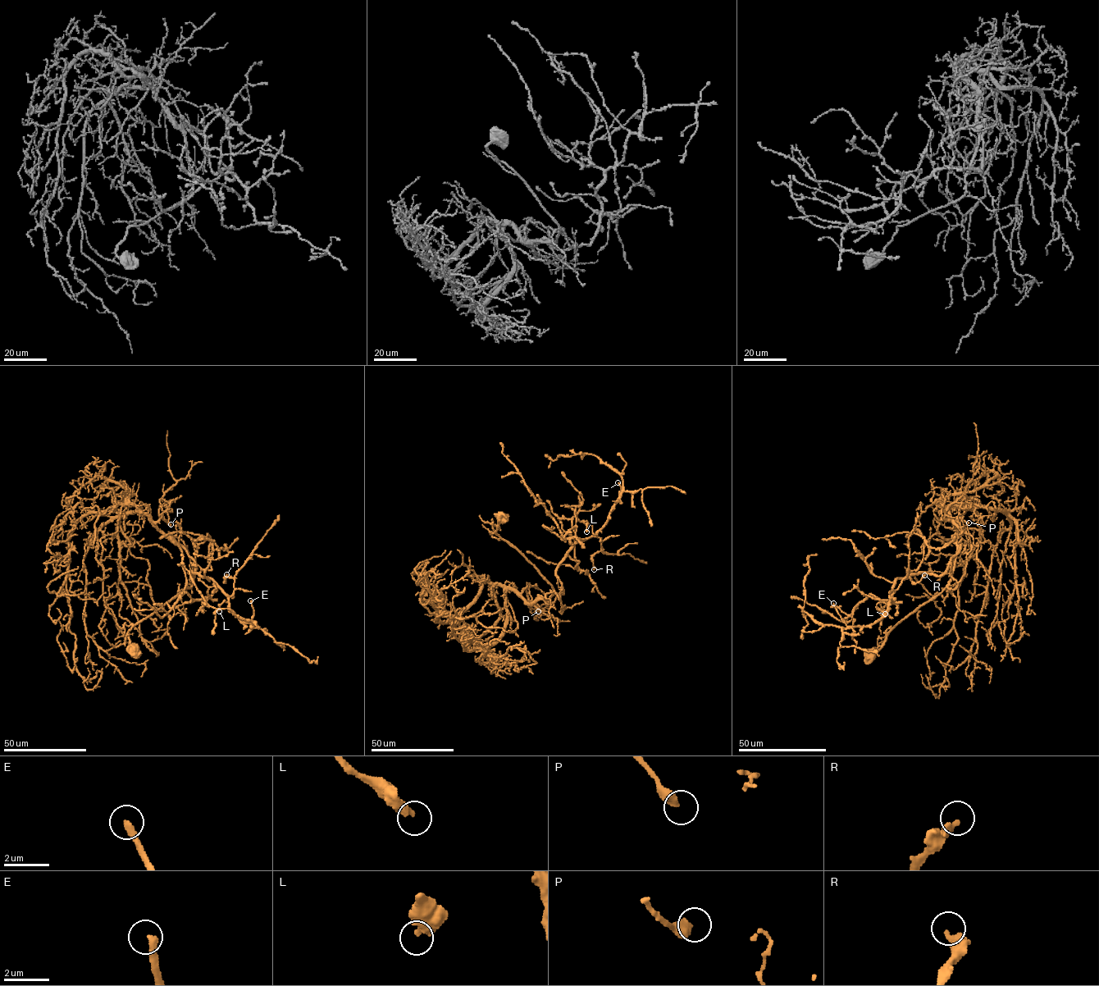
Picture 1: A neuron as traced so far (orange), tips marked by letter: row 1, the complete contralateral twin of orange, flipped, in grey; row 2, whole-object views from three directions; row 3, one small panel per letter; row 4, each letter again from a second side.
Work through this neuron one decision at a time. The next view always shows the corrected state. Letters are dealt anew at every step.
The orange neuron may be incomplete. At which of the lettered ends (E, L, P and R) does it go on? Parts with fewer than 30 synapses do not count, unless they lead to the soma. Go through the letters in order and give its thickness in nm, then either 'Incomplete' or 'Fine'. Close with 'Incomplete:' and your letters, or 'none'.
E: Thickness 260 nm. Incomplete
L: Thickness 400 nm. Fine
P: Thickness 480 nm. Fine
R: Thickness 320 nm. Fine
Incomplete: E

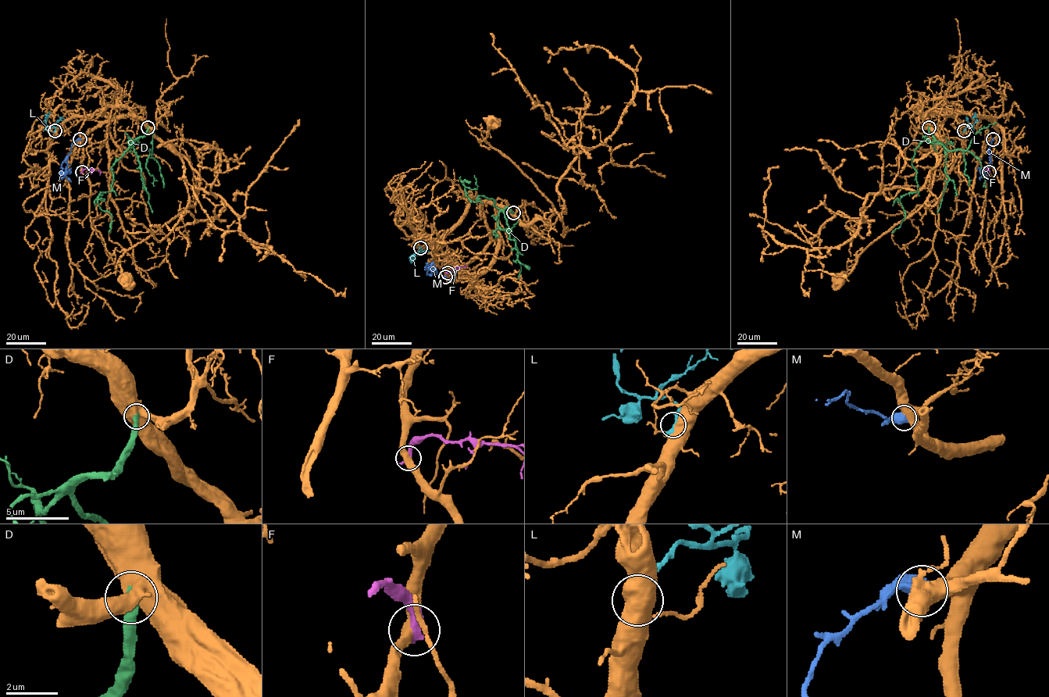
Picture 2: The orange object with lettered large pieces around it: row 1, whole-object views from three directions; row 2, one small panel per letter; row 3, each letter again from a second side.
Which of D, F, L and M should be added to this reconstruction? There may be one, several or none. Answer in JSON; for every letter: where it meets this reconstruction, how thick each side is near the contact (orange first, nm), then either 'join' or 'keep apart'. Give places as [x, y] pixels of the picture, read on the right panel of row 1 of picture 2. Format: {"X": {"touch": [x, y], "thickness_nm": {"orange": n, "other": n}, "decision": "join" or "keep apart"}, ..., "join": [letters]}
{"D": {"touch": [929, 127], "thickness_nm": {"orange": 550, "other": 480}, "decision": "join"}, "F": {"touch": [989, 172], "thickness_nm": {"orange": 440, "other": 440}, "decision": "keep apart"}, "L": {"touch": [964, 130], "thickness_nm": {"orange": 600, "other": 320}, "decision": "keep apart"}, "M": {"touch": [993, 139], "thickness_nm": {"orange": 440, "other": 700}, "decision": "keep apart"}, "join": ["D"]}

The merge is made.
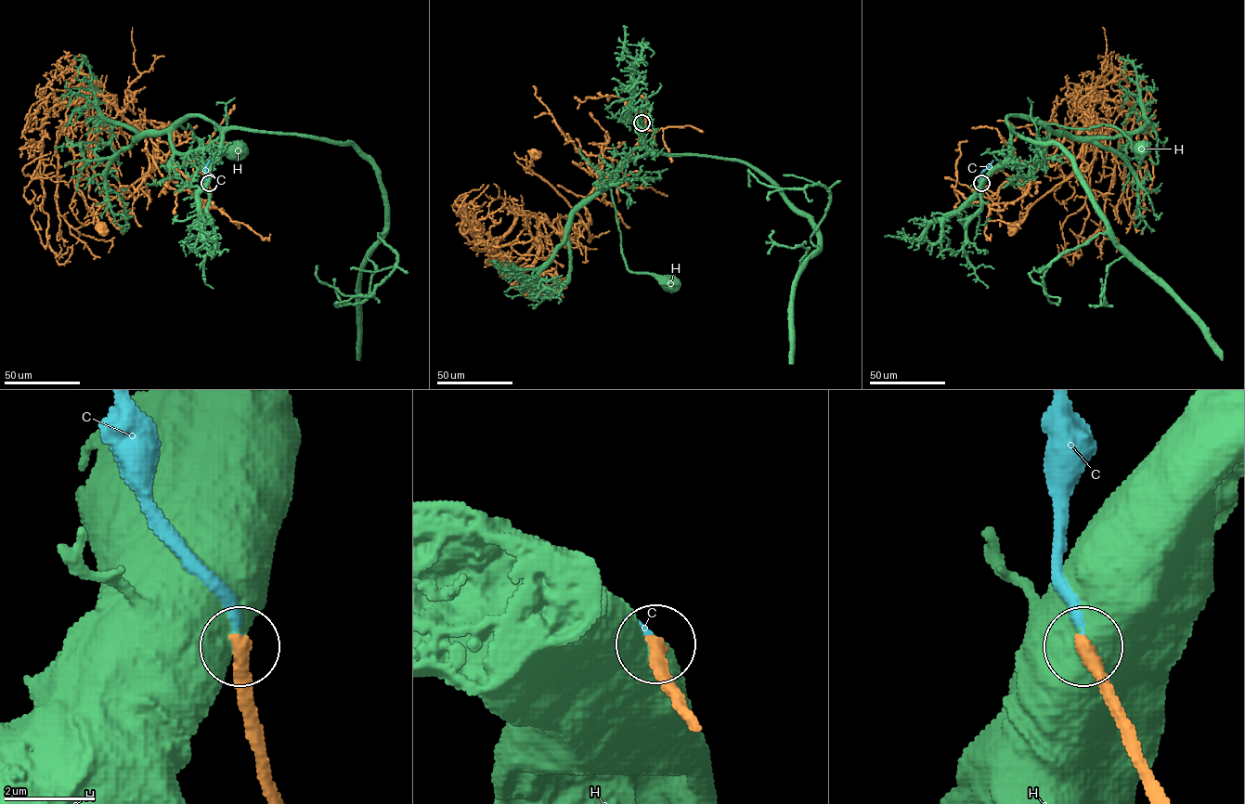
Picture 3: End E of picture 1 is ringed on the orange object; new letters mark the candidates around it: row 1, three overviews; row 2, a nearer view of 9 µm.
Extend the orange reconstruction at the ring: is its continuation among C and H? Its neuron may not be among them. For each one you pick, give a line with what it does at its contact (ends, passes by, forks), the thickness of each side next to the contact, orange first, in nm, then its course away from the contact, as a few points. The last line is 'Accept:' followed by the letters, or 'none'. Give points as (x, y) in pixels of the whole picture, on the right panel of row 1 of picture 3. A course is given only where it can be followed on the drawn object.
C: It ends there. Thickness 320 nm (orange) against 190 nm. Its course: (981, 184), (980, 174), (992, 160)
Accept: C

